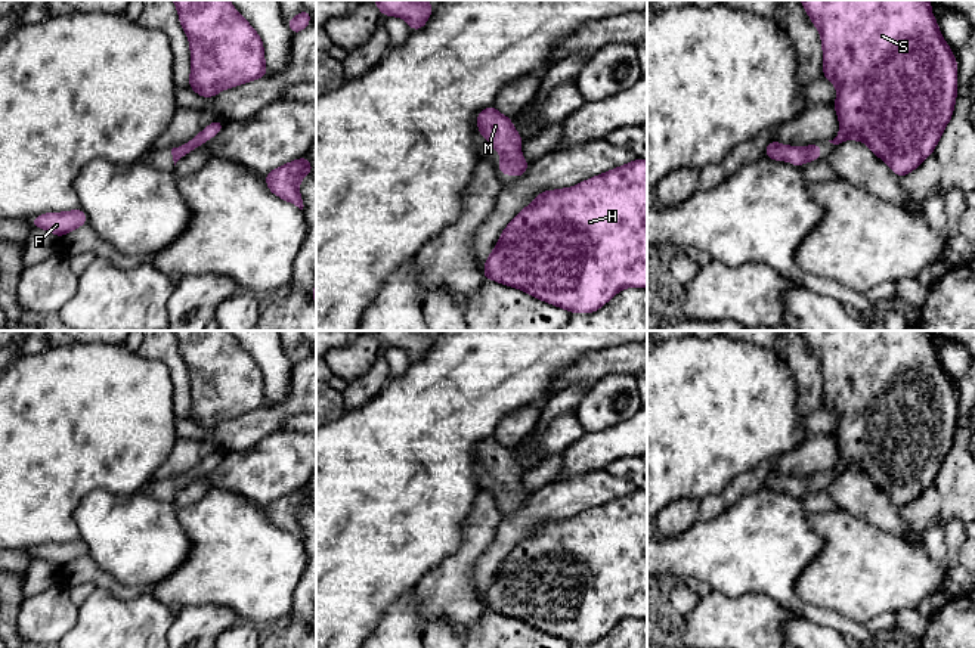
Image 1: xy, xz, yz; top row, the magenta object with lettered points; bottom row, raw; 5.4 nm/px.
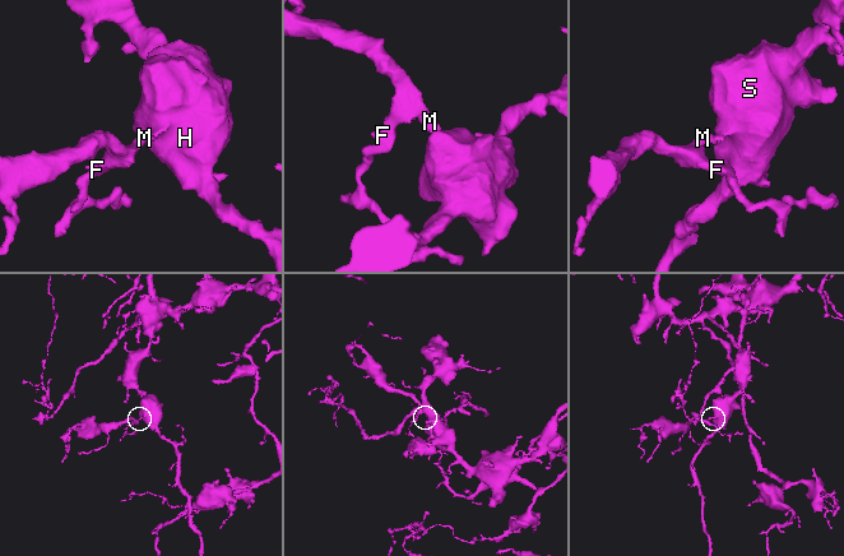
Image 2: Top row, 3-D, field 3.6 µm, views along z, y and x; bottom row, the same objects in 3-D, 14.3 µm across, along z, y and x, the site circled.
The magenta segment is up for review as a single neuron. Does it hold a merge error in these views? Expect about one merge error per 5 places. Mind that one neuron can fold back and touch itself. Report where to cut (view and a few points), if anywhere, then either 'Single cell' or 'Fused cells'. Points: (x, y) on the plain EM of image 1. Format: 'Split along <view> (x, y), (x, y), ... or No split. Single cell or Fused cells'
No split. Single cell

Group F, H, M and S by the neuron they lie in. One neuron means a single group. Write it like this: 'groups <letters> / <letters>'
groups F H M S

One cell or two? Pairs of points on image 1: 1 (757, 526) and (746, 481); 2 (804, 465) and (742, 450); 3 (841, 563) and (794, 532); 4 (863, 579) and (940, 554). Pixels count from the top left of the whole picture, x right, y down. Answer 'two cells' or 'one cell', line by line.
1: two cells
2: two cells
3: two cells
4: two cells

